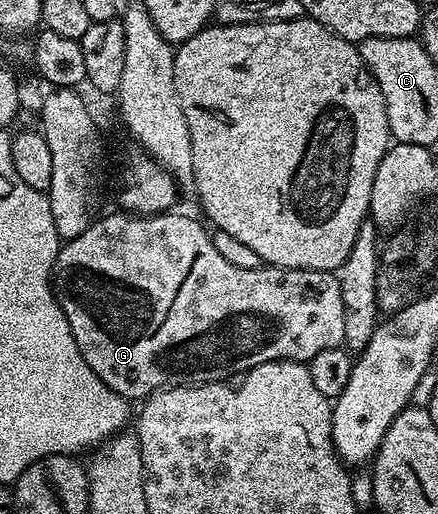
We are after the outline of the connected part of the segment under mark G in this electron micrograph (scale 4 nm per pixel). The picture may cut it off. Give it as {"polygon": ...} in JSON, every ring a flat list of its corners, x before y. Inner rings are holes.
{"polygon":[[117,213,95,218,84,233,75,239,67,239,59,246,58,256,54,262,52,286,64,317,68,317,68,325,72,337,76,337,76,345,88,365,99,375,109,387,123,395,128,401,145,401,155,391,171,385,193,385,196,383,221,383,233,380,243,373,251,371,256,365,276,361,277,359,293,359,308,361,316,357,316,353,324,353,324,349,341,347,344,337,344,297,340,297,340,285,337,274,328,271,301,271,287,267,263,265,256,269,239,269,230,264,216,249,211,232,205,231,190,215,132,215]]}

